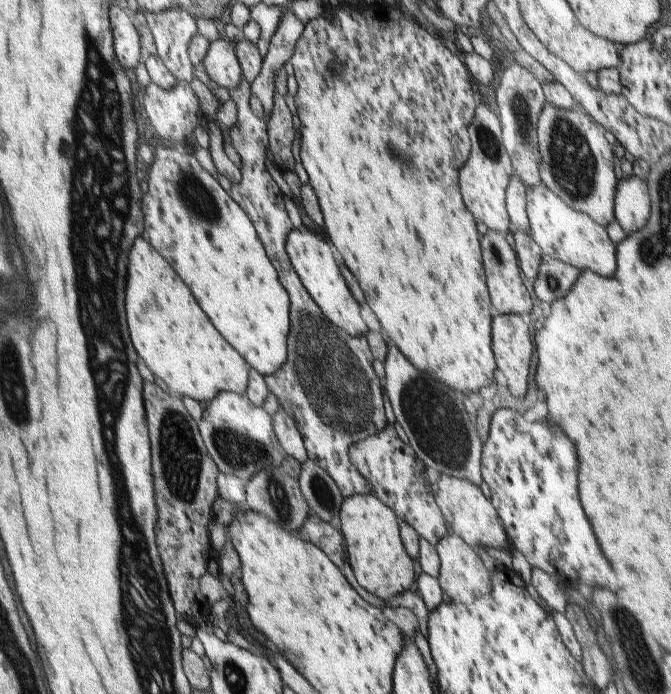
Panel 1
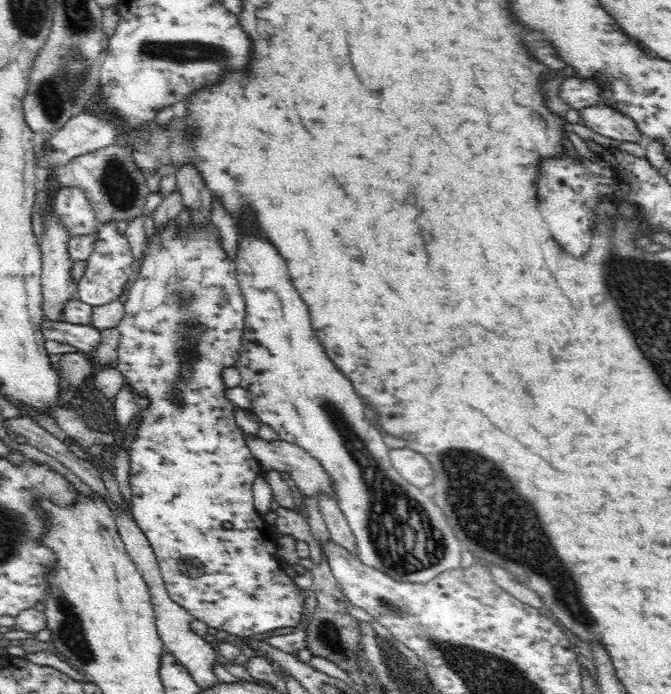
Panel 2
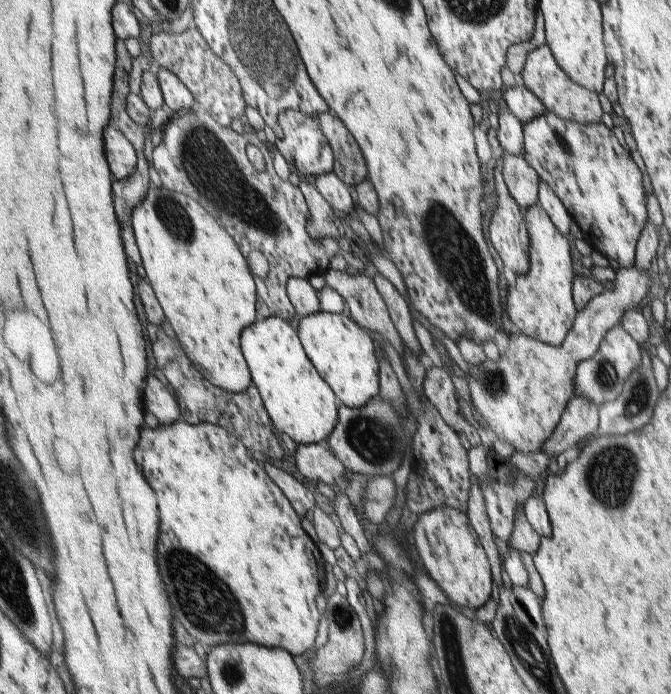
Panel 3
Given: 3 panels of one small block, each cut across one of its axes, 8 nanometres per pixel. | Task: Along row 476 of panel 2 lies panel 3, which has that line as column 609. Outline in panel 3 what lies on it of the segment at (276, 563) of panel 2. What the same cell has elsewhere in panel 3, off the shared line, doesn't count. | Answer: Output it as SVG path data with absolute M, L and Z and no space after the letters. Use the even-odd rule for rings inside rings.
M544 112L522 125L523 158L533 168L539 181L543 181L565 207L567 214L581 229L583 239L605 258L615 260L619 267L633 266L633 250L637 250L643 227L646 227L645 192L641 188L641 174L629 152L617 142L603 122L579 124L553 113Z

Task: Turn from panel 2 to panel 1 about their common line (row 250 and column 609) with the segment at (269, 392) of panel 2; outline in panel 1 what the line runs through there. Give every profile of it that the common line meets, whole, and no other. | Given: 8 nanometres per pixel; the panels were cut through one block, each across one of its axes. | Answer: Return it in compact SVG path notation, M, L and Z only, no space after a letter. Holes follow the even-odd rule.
M542 181L527 186L525 212L528 220L528 235L540 248L542 255L550 256L579 270L595 272L599 276L613 276L615 272L615 248L602 225L590 216L572 209L556 193L551 192Z

